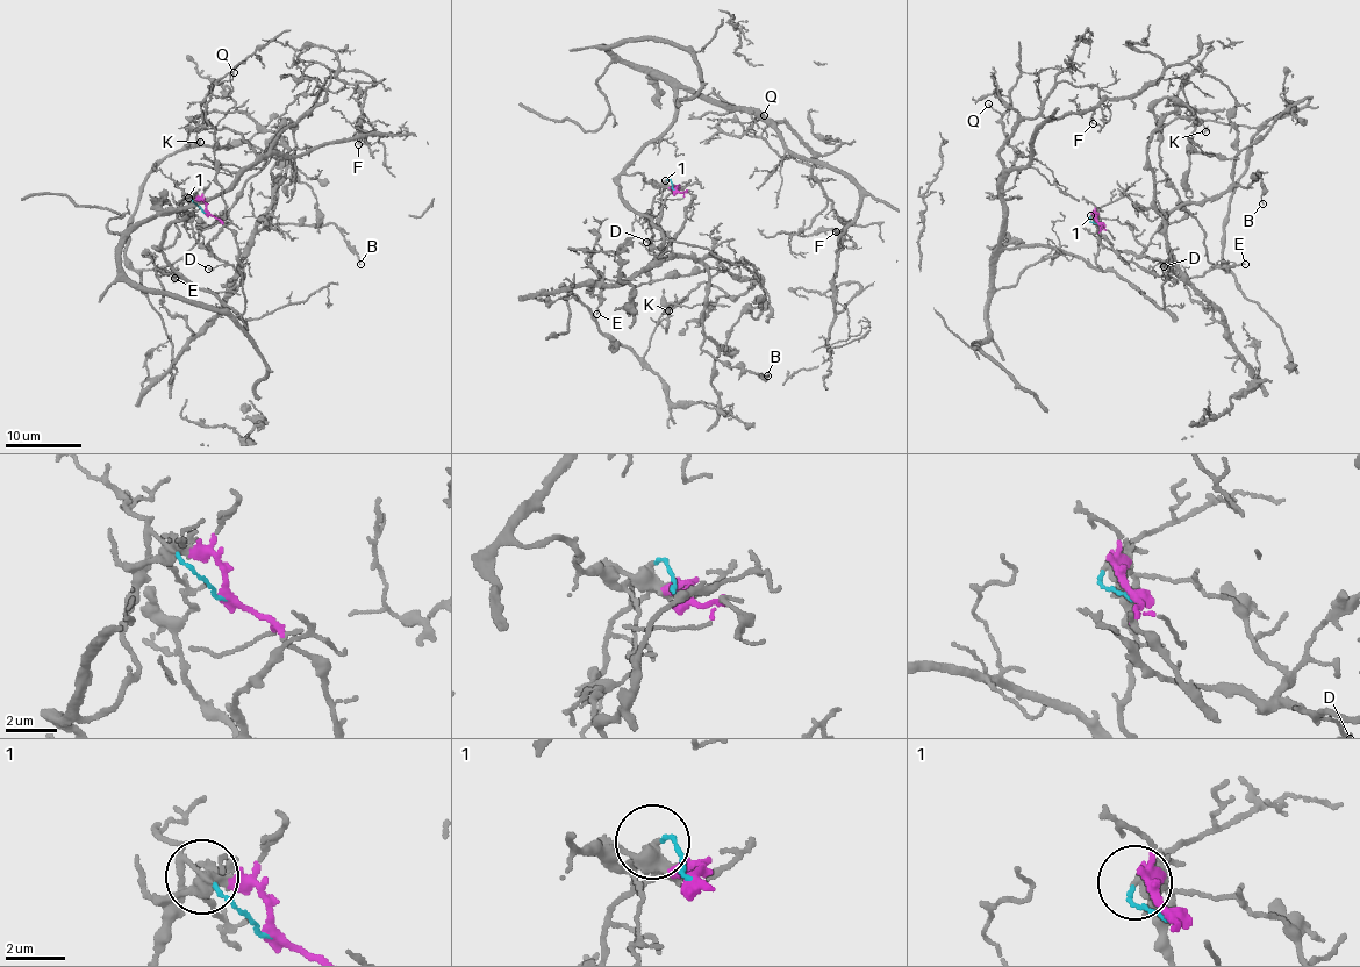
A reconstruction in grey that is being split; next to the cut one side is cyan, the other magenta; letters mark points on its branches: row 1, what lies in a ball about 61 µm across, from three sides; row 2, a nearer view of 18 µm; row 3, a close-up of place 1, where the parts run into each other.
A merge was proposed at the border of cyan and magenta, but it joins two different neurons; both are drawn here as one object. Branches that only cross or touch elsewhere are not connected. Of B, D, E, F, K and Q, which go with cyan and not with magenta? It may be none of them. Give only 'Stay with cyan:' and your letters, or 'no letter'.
Stay with cyan: F, Q

